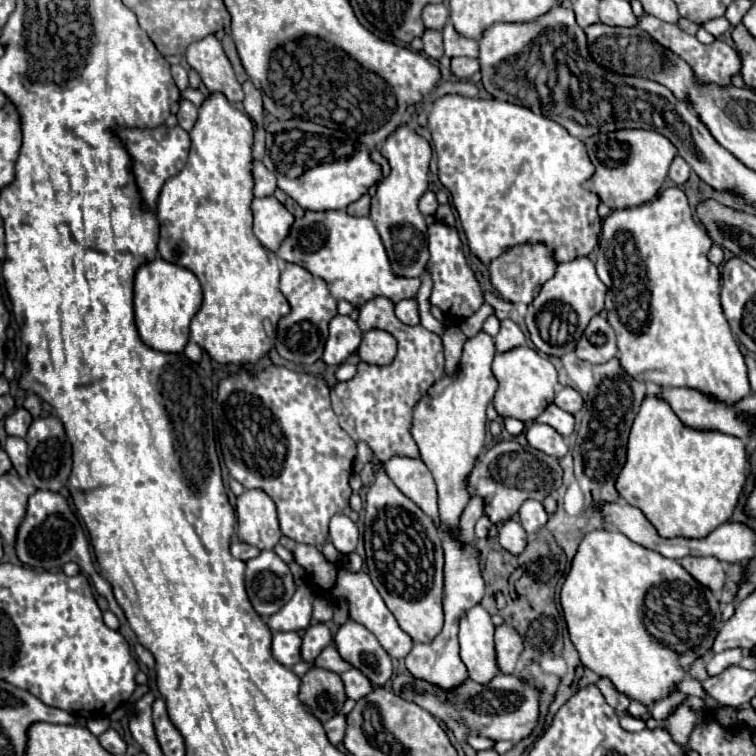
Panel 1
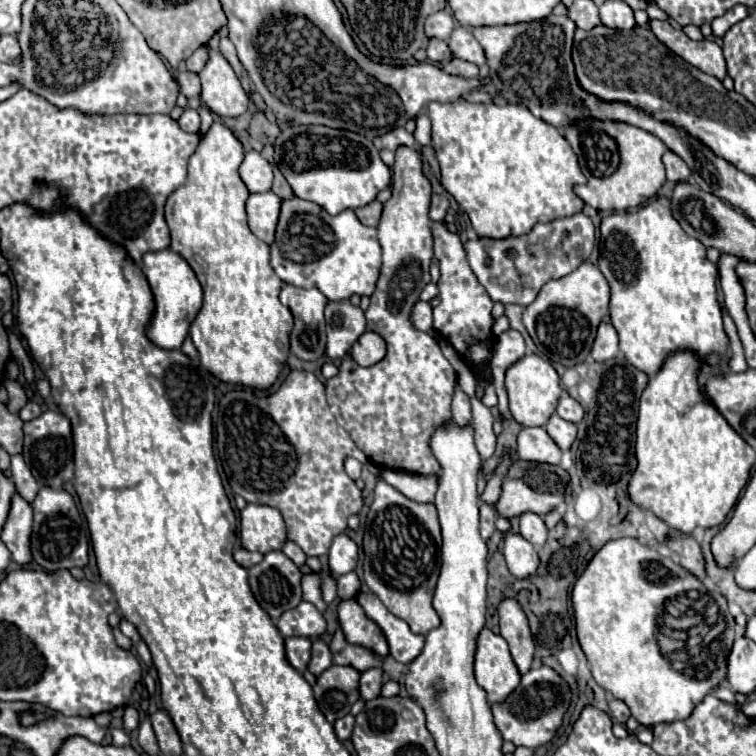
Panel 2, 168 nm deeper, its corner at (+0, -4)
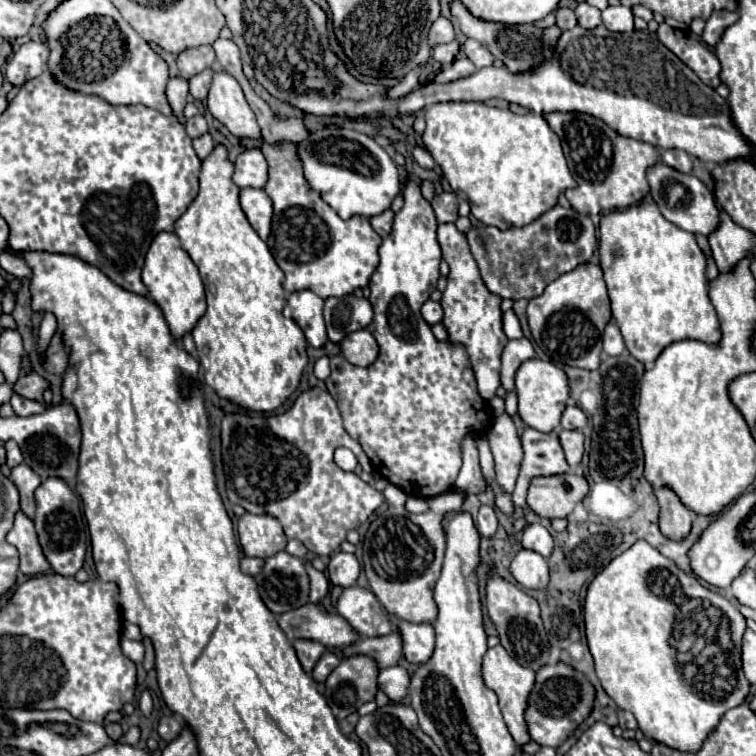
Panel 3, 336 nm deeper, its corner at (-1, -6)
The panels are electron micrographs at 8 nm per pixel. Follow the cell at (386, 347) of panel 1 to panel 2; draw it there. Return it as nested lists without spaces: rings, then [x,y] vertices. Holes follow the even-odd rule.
[[[366,331],[350,349],[350,355],[352,359],[362,365],[362,367],[370,367],[378,361],[384,359],[386,355],[386,341],[378,335],[378,333],[372,333],[372,331]]]

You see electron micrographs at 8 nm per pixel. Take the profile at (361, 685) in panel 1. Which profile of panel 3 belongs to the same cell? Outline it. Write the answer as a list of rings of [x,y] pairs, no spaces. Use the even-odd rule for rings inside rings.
[[[401,665],[387,667],[379,673],[379,689],[393,701],[401,703],[409,689],[409,673]]]

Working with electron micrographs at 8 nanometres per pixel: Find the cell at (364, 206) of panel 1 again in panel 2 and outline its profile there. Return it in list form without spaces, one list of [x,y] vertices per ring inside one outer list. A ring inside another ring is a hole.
[[[372,201],[364,207],[358,207],[356,211],[356,217],[364,223],[364,225],[370,225],[370,227],[376,227],[378,225],[378,219],[380,219],[380,213],[382,213],[382,203],[380,201]]]

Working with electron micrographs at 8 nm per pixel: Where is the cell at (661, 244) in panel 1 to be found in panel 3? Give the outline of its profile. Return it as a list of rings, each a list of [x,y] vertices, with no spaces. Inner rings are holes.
[[[637,203],[627,209],[611,211],[601,217],[599,231],[601,269],[609,289],[611,311],[623,333],[627,351],[637,361],[649,367],[673,341],[697,339],[703,343],[717,343],[721,339],[717,311],[707,295],[705,255],[699,249],[693,233],[687,233],[667,221],[655,203]]]

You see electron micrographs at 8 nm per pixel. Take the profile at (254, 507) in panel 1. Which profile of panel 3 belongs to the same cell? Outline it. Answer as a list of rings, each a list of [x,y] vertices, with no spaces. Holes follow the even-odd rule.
[[[245,513],[239,517],[237,531],[239,543],[247,557],[267,559],[283,551],[287,545],[287,537],[283,533],[281,523],[271,515]]]

